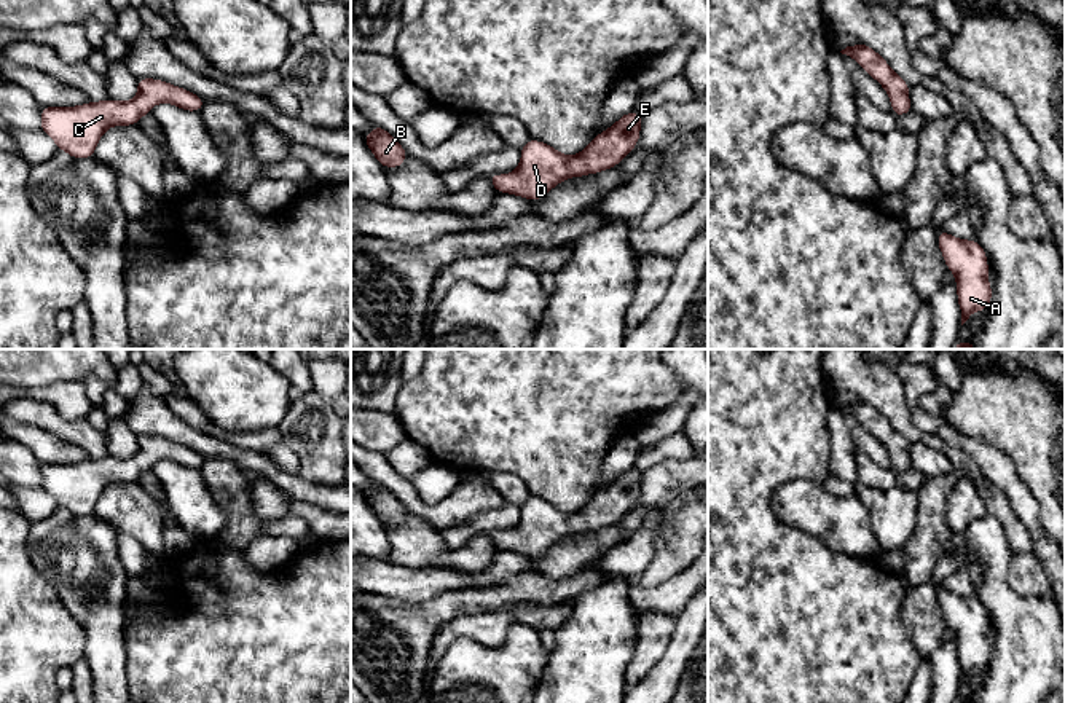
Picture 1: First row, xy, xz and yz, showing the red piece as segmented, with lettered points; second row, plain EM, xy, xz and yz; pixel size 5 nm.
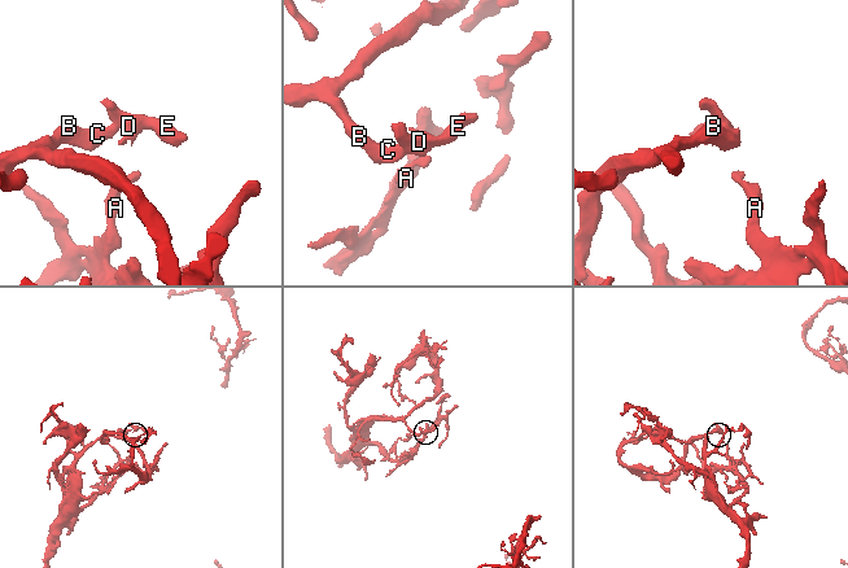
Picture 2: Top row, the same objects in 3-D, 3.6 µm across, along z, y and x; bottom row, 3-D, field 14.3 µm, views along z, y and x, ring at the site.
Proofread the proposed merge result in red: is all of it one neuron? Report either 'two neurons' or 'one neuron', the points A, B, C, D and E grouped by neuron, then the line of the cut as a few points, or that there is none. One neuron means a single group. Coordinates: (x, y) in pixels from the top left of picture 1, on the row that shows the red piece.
one neuron; groups A B C D E; cut none

